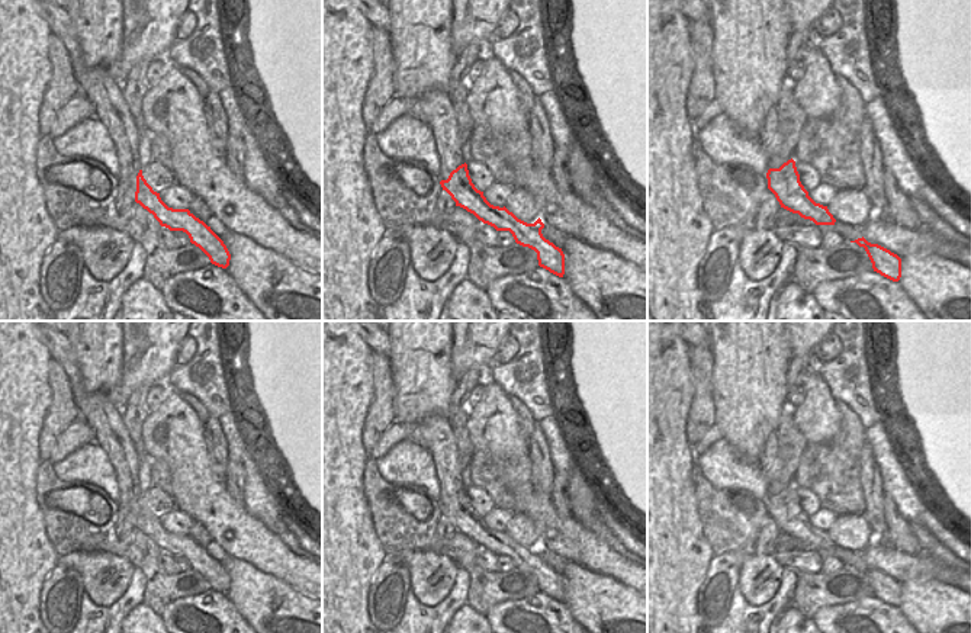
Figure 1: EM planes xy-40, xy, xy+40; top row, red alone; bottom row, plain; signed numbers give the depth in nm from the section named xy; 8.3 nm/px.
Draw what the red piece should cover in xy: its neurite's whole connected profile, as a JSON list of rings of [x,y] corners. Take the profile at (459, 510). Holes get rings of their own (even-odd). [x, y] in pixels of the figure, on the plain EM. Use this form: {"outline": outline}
{"outline": [[[428,415],[419,424],[419,440],[434,460],[440,482],[440,510],[456,531],[473,539],[479,546],[496,556],[509,556],[517,569],[537,578],[538,591],[563,603],[565,579],[562,573],[541,559],[544,549],[538,543],[534,549],[518,544],[505,531],[491,530],[483,517],[478,515],[463,486],[463,466],[457,454],[457,443],[450,421],[444,415]]]}

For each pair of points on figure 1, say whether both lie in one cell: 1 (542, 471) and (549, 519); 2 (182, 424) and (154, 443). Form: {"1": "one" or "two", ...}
{"1": "two", "2": "one"}

